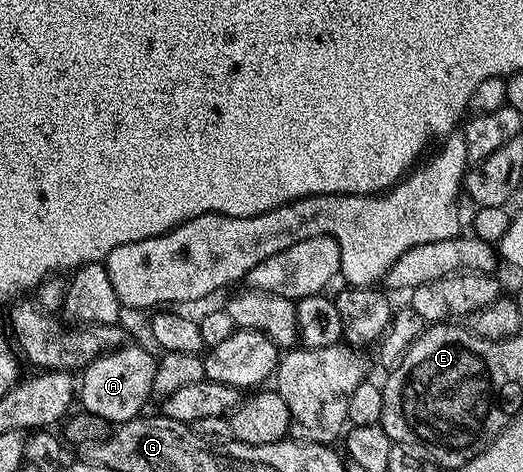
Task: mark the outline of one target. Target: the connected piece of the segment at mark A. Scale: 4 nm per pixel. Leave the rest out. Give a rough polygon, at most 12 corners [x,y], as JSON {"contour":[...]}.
{"contour":[[123,344],[83,367],[78,402],[109,424],[153,397],[158,358]]}

